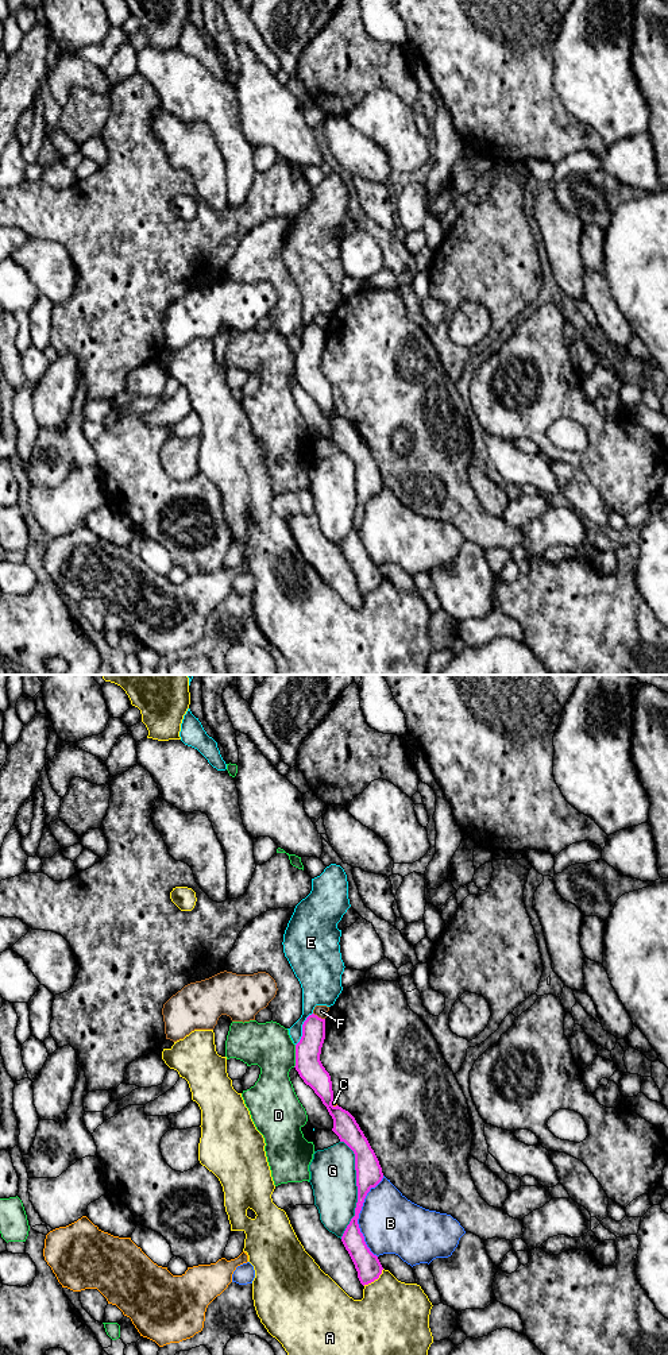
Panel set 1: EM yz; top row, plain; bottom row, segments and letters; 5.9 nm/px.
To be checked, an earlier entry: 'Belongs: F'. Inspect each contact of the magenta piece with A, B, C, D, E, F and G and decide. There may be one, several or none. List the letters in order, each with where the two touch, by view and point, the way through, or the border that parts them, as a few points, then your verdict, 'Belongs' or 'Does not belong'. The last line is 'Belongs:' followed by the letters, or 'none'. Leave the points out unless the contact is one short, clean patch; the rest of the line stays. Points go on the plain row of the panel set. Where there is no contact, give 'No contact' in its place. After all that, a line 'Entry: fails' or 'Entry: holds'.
A: Touches magenta at yz (374, 589). Does not belong
B: Touches magenta at yz (358, 525). Does not belong
C: Touches magenta at yz (331, 413). Does not belong
D: Touches magenta at yz (296, 365). Does not belong
E: Touches magenta at yz (302, 338). Does not belong
F: Touches magenta at yz (317, 325). Boundary: yz (313, 321), (324, 328). Does not belong
G: Touches magenta at yz (358, 498). Does not belong
Belongs: none
Entry: fails

